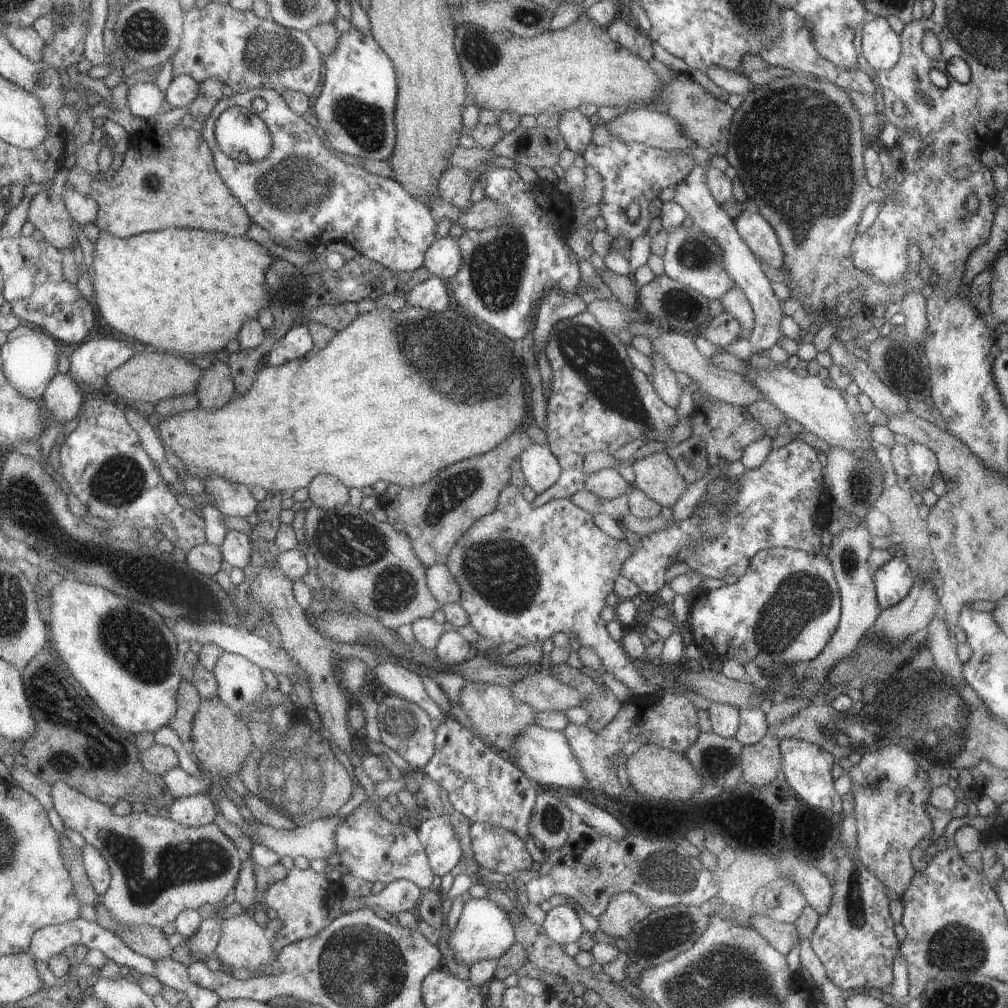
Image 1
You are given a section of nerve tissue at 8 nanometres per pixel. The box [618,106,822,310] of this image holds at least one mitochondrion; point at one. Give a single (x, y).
(693, 254)

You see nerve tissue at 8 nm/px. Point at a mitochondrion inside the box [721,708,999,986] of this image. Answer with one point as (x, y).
(955, 948)

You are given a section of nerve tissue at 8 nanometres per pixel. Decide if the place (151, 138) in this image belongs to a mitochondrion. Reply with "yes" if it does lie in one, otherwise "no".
no

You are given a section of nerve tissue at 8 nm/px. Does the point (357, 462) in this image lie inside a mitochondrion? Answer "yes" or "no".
no

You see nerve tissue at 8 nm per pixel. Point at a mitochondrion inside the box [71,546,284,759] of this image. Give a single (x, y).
(136, 642)

